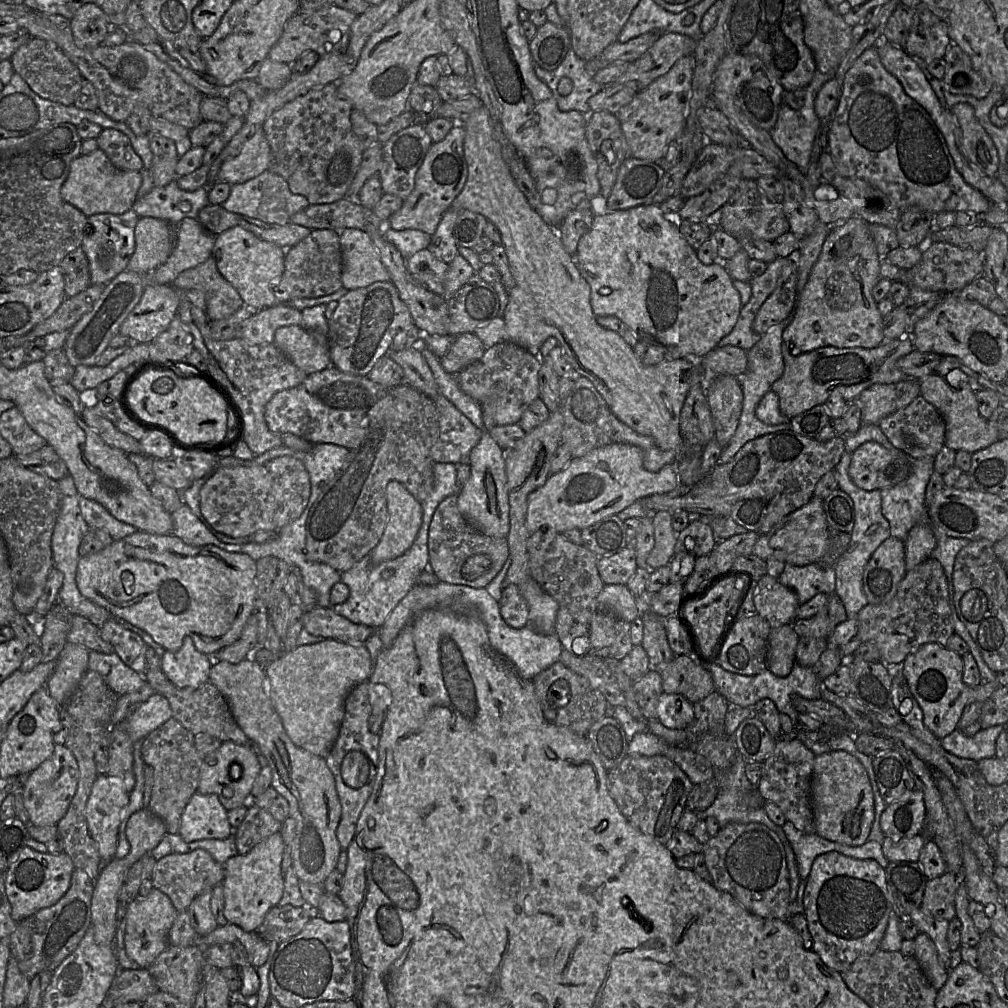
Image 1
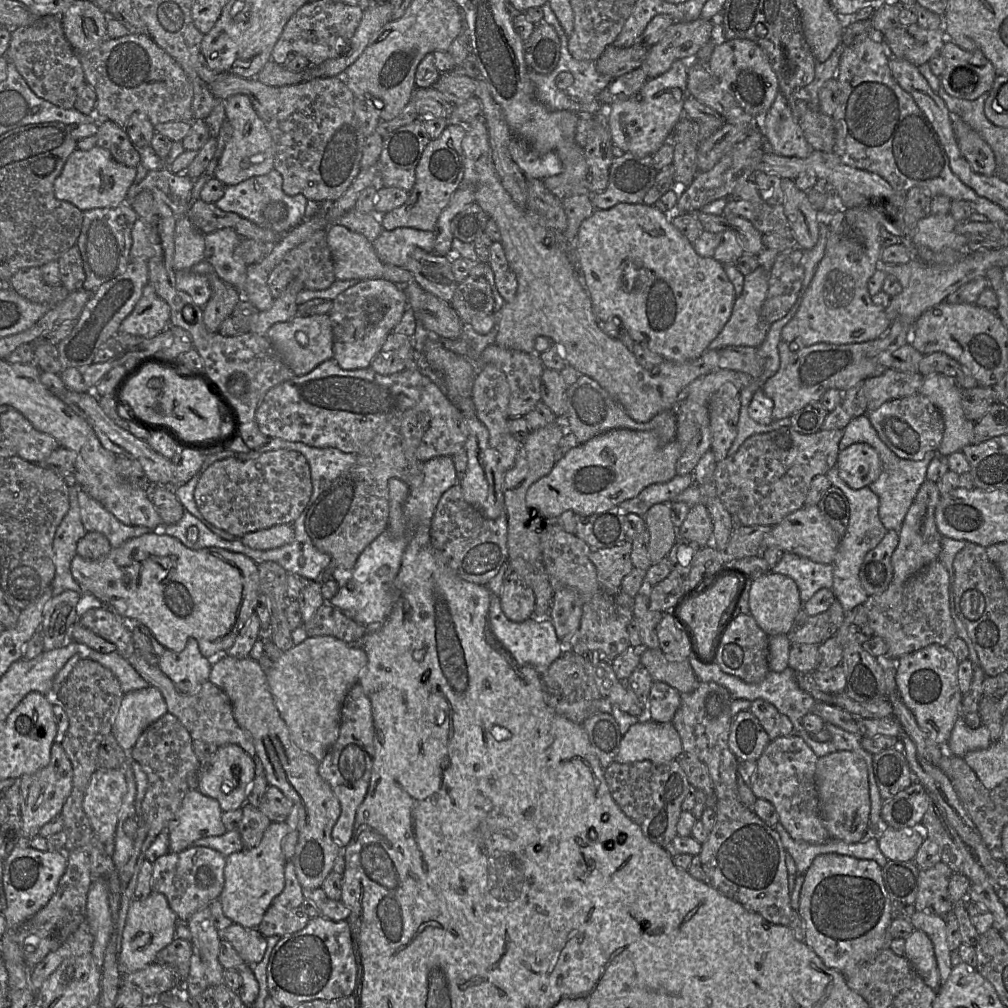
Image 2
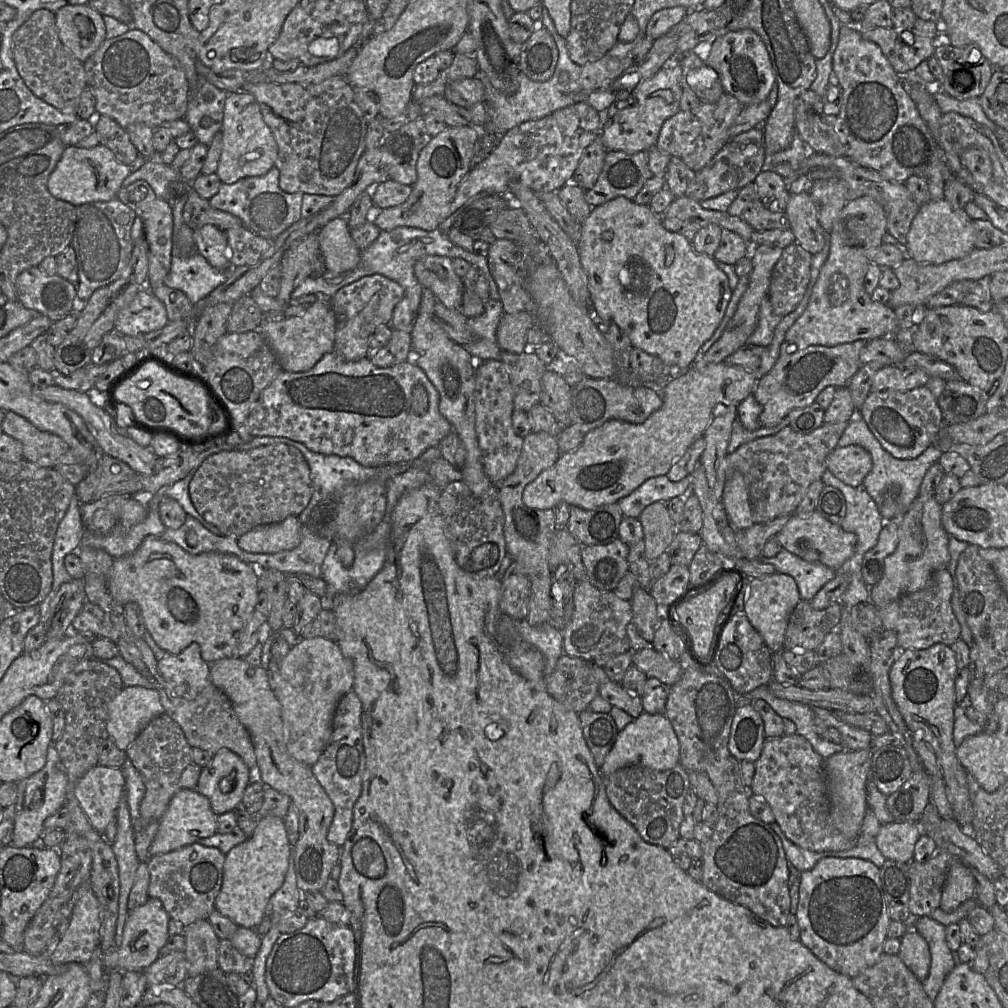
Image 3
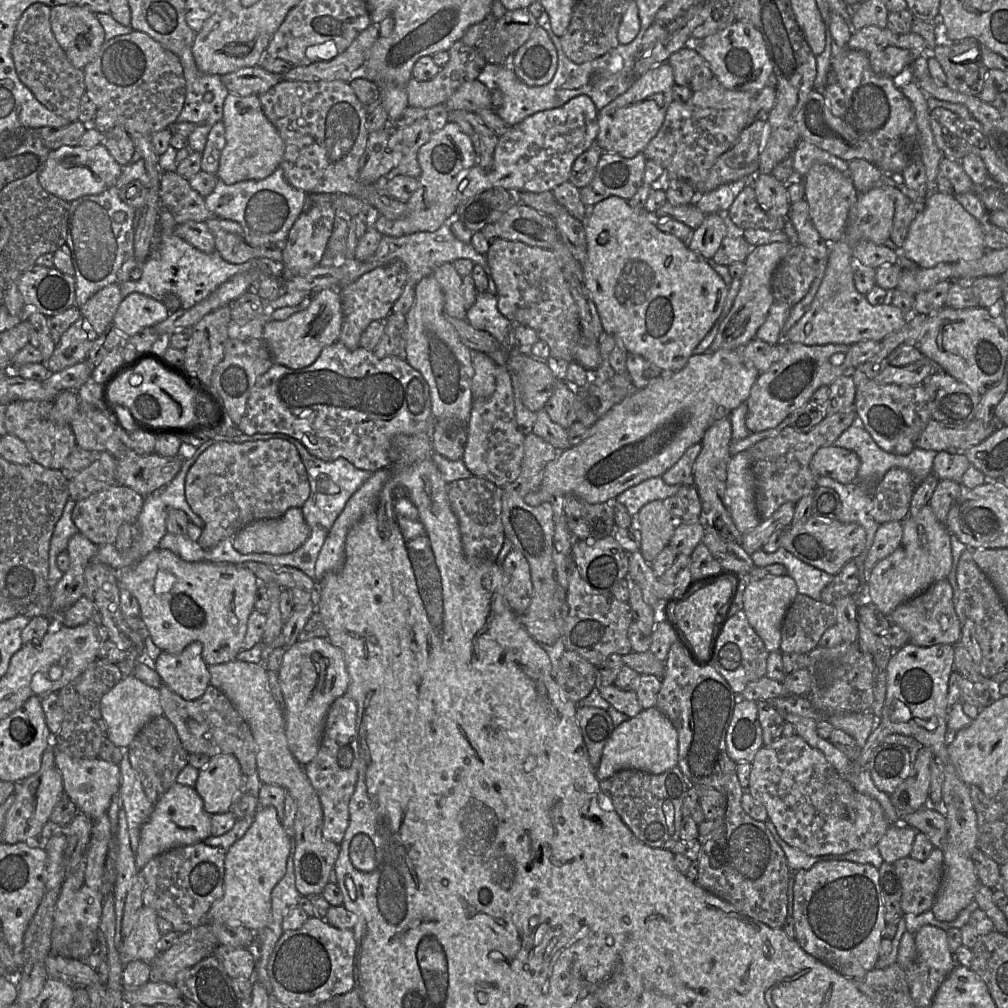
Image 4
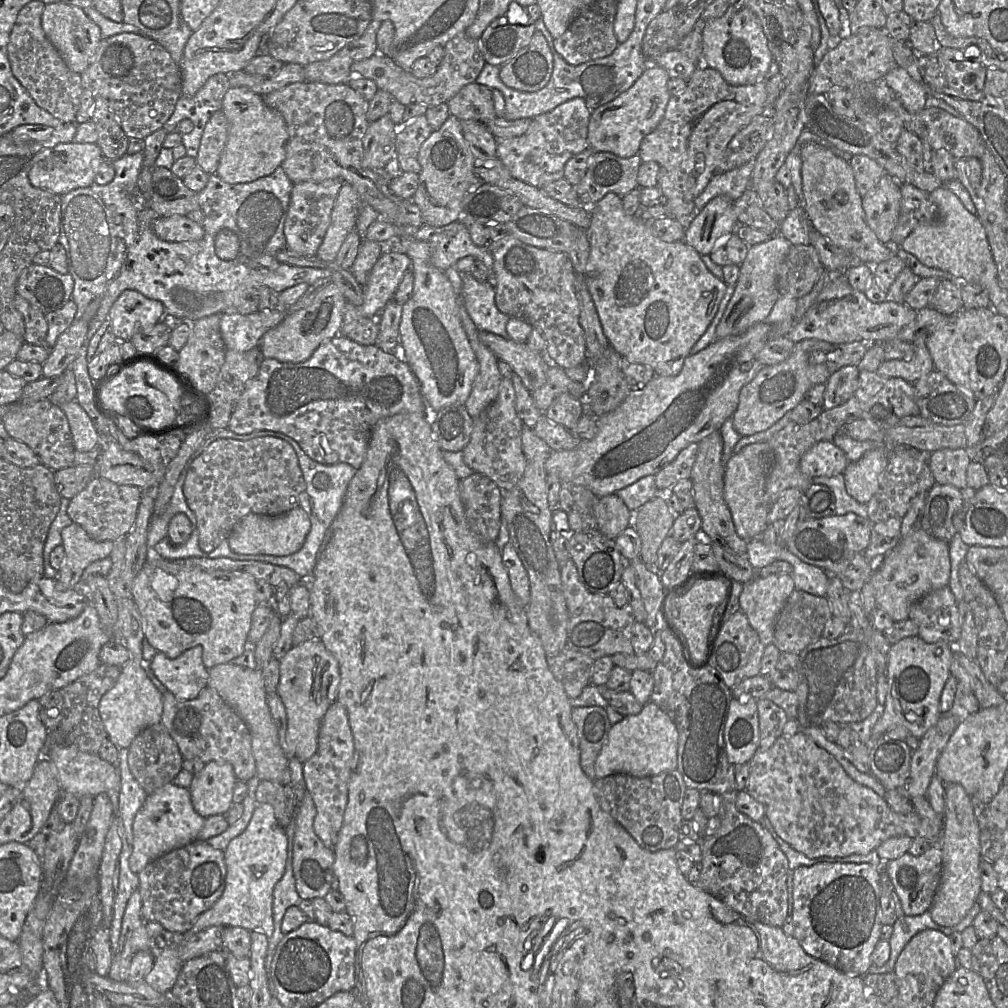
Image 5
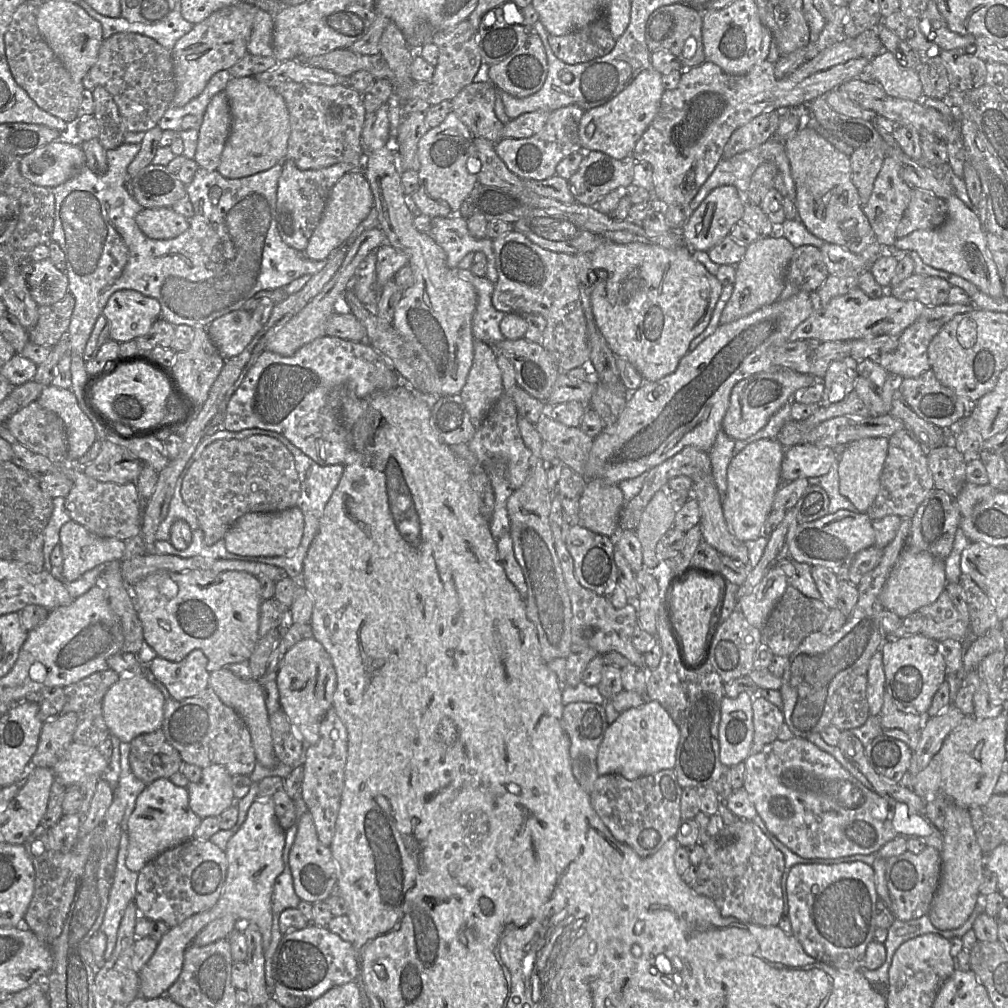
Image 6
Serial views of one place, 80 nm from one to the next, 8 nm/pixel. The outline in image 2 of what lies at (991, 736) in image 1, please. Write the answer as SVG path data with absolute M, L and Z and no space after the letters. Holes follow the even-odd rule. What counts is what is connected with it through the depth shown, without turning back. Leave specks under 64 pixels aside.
M960 715L954 725L944 756L962 757L970 751L986 749L990 746L990 732L985 725L976 729L969 728Z

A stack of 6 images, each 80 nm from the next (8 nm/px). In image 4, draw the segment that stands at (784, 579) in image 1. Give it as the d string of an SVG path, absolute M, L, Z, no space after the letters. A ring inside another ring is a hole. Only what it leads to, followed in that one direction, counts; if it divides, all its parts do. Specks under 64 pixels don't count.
M782 546L773 553L756 551L750 557L755 567L782 564L787 570L787 575L795 580L798 592L815 600L821 599L822 590L834 578L833 575L803 562Z

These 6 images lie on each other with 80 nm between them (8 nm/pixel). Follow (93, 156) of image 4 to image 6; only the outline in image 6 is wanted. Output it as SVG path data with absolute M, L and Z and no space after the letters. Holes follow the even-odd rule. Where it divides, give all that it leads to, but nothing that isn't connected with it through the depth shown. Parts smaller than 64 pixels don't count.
M53 141L20 158L22 176L36 186L57 187L86 165L79 143Z

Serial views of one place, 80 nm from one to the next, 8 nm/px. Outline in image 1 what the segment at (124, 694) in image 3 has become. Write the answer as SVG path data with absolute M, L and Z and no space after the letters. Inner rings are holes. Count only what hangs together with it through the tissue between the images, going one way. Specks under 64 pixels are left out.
M156 692L146 701L137 705L120 724L115 725L124 728L131 741L135 743L144 739L171 717L169 701L165 696Z

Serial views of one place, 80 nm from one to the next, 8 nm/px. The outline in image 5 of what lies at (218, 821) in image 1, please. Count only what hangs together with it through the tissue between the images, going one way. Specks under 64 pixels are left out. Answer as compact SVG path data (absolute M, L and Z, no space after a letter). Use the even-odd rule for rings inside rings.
M172 783L149 794L133 821L133 843L129 857L129 867L139 874L150 862L160 856L198 839L205 818L194 809L187 788Z

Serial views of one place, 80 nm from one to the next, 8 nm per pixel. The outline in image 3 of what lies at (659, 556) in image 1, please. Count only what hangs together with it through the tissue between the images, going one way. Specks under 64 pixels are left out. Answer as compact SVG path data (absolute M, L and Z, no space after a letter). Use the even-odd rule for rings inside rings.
M658 501L648 505L637 518L643 528L645 556L652 562L670 546L677 526L672 522L667 506Z

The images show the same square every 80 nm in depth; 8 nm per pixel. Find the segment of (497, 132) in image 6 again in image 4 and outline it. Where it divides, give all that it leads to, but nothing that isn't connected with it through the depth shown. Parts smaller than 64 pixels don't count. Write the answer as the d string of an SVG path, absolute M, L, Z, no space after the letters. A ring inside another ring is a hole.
M477 79L463 83L446 101L450 111L463 110L471 113L493 109L491 91Z

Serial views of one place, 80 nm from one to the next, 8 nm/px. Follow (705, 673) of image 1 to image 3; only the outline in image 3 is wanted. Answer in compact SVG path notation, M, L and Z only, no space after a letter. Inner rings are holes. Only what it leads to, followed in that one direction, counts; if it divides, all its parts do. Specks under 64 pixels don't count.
M652 646L633 652L632 663L648 678L656 678L668 686L677 683L683 674L679 661L670 659Z

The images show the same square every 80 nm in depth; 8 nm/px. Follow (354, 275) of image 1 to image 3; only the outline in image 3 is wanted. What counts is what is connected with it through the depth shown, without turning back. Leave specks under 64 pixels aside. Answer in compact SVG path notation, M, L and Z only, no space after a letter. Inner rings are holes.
M345 217L331 220L318 231L320 251L327 271L334 274L355 269L361 251L353 240Z

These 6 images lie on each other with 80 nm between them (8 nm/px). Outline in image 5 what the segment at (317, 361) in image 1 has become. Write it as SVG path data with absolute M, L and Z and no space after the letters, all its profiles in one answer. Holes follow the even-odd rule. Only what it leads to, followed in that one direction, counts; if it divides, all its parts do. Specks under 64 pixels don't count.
M331 282L309 306L293 314L287 314L280 324L264 334L259 342L262 356L290 363L300 363L309 359L322 342L341 333L345 305L343 293Z

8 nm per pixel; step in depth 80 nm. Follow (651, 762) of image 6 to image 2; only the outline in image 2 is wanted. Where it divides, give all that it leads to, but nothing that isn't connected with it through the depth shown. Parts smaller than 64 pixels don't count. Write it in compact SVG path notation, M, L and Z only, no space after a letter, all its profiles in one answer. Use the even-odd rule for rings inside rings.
M640 718L622 736L614 762L633 763L648 760L664 764L678 760L683 746L678 731L672 722L658 723Z

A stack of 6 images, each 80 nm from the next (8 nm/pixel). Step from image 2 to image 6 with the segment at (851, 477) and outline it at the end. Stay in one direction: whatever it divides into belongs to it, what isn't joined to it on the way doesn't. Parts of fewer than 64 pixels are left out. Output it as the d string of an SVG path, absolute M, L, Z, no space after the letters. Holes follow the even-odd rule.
M810 444L787 448L781 464L781 482L823 476L838 462L838 455L833 448Z

